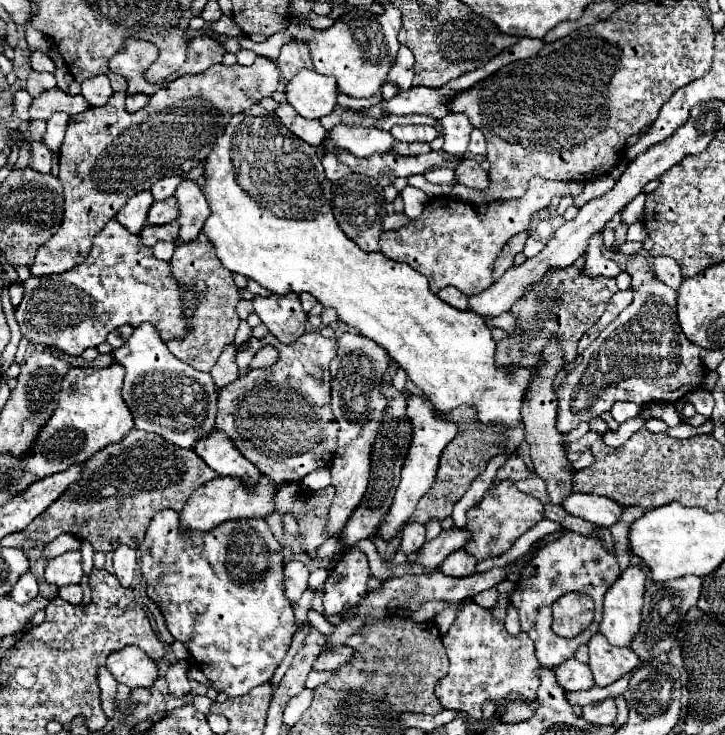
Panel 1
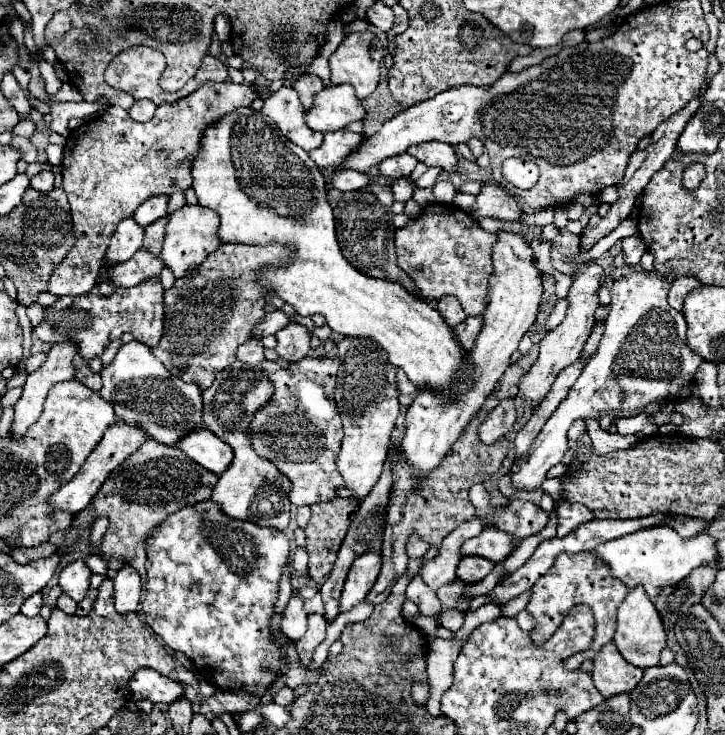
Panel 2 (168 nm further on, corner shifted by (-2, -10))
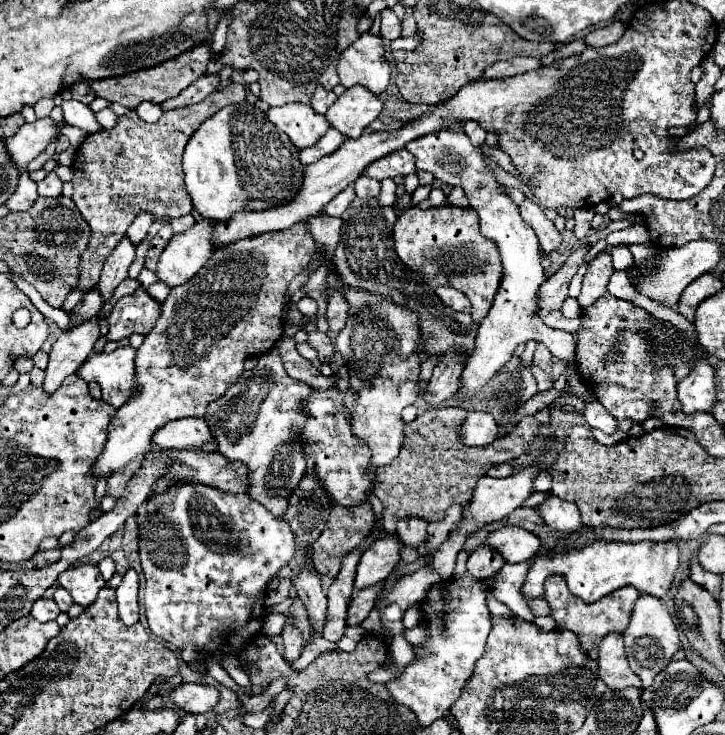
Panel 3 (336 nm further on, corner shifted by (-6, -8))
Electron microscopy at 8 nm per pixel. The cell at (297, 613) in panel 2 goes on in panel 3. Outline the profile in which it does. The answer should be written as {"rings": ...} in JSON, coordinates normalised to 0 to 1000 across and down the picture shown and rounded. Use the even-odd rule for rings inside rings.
{"rings":[[[397,849],[397,854],[389,860],[389,868],[392,868],[392,890],[389,893],[397,903],[403,903],[414,895],[414,887],[417,887],[417,879],[419,879],[417,863],[406,849]]]}

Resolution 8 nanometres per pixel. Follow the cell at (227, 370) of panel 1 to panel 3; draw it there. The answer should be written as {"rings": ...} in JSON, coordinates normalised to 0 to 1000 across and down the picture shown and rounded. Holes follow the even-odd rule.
{"rings":[[[375,473],[359,483],[350,503],[339,503],[334,517],[320,522],[303,544],[292,547],[284,563],[284,577],[292,593],[301,596],[303,615],[320,626],[339,629],[345,642],[345,678],[356,680],[378,702],[394,697],[394,680],[422,642],[414,588],[422,577],[417,552],[428,533],[430,528],[425,522],[394,509],[383,473]]]}

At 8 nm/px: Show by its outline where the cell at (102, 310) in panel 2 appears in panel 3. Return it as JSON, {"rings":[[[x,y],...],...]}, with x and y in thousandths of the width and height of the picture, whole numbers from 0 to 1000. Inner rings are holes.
{"rings":[[[188,395],[185,397],[185,403],[171,403],[171,405],[166,405],[160,414],[157,414],[157,419],[154,419],[154,424],[149,427],[149,463],[168,463],[168,460],[177,460],[177,457],[182,457],[185,452],[190,452],[190,454],[204,454],[207,452],[207,446],[212,444],[212,438],[218,435],[218,430],[221,430],[221,414],[215,411],[215,408],[210,408],[207,403],[204,403],[204,397],[201,395]]]}

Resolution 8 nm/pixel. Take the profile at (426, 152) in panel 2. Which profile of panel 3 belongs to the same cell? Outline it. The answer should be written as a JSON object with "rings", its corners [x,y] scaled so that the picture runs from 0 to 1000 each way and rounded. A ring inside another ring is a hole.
{"rings":[[[607,177],[599,182],[579,185],[560,196],[560,204],[571,210],[574,215],[574,231],[596,234],[599,242],[604,242],[610,250],[618,253],[634,253],[648,275],[648,283],[654,283],[662,294],[662,313],[670,324],[679,324],[687,332],[692,362],[695,362],[695,378],[690,386],[690,395],[681,405],[681,414],[673,424],[673,430],[662,438],[659,457],[657,457],[657,473],[646,487],[646,495],[637,506],[637,531],[629,536],[632,544],[651,541],[709,482],[714,468],[723,468],[728,463],[739,463],[756,471],[761,484],[778,490],[781,495],[792,493],[792,473],[794,463],[789,454],[775,449],[756,446],[742,433],[742,392],[753,381],[750,365],[745,359],[742,346],[742,324],[737,313],[720,299],[714,278],[706,275],[698,256],[684,245],[684,237],[670,223],[670,212],[662,199],[651,199],[648,188],[643,188],[640,180],[632,177]]]}

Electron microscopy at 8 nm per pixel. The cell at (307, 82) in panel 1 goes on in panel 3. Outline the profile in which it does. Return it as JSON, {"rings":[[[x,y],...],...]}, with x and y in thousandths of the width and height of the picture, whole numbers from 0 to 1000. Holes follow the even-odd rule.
{"rings":[[[502,117],[480,120],[452,147],[450,163],[477,188],[494,188],[527,152],[527,136]]]}

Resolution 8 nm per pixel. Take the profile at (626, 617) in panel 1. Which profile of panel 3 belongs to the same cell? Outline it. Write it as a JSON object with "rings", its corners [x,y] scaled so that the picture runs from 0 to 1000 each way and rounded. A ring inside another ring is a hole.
{"rings":[[[883,811],[877,816],[869,852],[861,860],[861,884],[863,884],[863,895],[869,901],[872,914],[886,925],[886,936],[897,936],[902,920],[924,903],[927,893],[938,882],[941,876],[938,876],[932,849],[927,846],[927,838],[921,835],[913,816],[908,816],[905,811]]]}

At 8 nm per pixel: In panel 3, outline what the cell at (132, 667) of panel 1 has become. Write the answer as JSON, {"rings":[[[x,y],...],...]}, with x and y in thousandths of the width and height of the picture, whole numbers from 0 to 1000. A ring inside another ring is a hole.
{"rings":[[[248,931],[237,939],[234,952],[243,963],[262,971],[287,971],[303,952],[303,941],[287,931]]]}

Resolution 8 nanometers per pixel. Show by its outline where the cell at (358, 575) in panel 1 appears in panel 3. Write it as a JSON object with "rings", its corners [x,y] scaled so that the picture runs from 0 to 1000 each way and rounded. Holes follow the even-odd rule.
{"rings":[[[546,727],[524,729],[516,740],[510,740],[499,751],[488,797],[497,803],[532,789],[552,765],[552,748],[554,748],[554,737]]]}

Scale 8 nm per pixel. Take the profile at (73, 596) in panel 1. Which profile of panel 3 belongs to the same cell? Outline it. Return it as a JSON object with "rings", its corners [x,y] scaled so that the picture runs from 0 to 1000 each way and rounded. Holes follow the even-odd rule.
{"rings":[[[77,800],[77,805],[74,805],[74,819],[83,824],[83,830],[86,833],[94,833],[94,827],[99,824],[99,811],[94,808],[94,803],[88,803],[88,800]]]}

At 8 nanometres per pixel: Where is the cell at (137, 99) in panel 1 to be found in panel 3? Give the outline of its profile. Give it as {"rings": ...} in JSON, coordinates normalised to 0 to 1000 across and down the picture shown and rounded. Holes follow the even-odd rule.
{"rings":[[[196,139],[196,141],[188,147],[188,155],[190,155],[199,166],[218,166],[218,163],[221,163],[221,155],[223,155],[223,147],[221,147],[221,141],[212,141],[212,139]]]}

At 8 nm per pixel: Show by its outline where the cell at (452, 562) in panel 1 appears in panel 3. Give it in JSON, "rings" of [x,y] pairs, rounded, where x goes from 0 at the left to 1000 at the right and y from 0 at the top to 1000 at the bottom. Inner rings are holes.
{"rings":[[[670,740],[659,743],[648,754],[648,759],[646,759],[646,776],[648,776],[648,781],[657,784],[657,786],[662,786],[662,789],[681,784],[695,767],[698,765],[692,762],[692,756],[681,746],[676,746]]]}

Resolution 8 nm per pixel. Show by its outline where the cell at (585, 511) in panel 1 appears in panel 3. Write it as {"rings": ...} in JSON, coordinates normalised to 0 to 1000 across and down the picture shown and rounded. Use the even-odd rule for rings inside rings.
{"rings":[[[756,672],[756,678],[742,688],[742,699],[753,716],[772,724],[786,724],[803,716],[797,707],[797,688],[792,683],[778,683],[764,672]]]}

